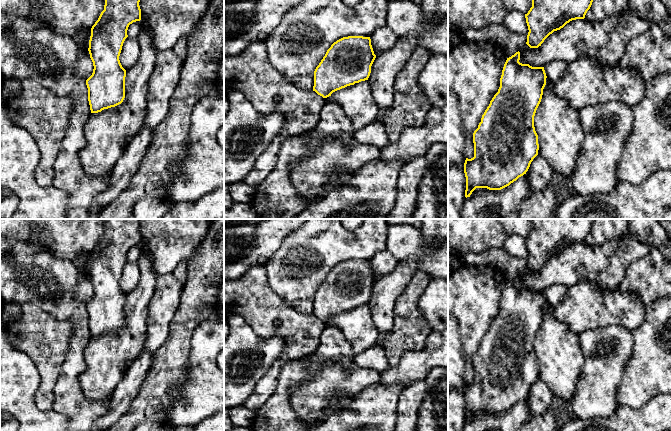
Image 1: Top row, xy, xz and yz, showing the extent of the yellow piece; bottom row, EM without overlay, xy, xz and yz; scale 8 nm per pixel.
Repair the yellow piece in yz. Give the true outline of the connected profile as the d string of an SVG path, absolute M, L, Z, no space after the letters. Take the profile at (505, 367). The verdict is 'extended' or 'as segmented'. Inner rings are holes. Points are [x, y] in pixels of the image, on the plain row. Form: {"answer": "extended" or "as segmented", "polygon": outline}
{"answer": "as segmented", "polygon": "M520 276L507 282L500 302L498 316L482 339L478 352L473 357L474 381L466 382L465 421L470 421L476 412L501 414L526 398L531 386L538 379L538 359L534 340L541 326L546 309L544 291L532 291L519 286Z"}

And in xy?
{"answer": "as segmented", "polygon": "M142 219L102 220L105 223L104 234L91 252L88 272L94 290L92 299L86 304L91 337L101 336L123 326L125 322L126 294L122 291L119 280L123 267L128 261L129 249L141 244L139 226Z"}

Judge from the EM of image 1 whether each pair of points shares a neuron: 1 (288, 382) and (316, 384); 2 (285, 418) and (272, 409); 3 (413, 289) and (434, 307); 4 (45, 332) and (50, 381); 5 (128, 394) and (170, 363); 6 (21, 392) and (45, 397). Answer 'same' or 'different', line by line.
1: different
2: same
3: different
4: same
5: different
6: different

